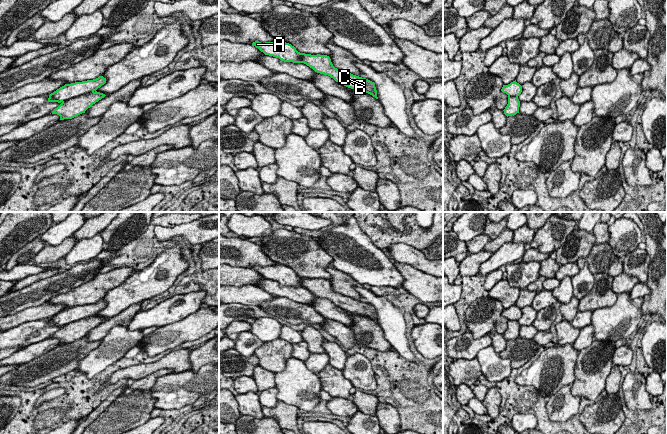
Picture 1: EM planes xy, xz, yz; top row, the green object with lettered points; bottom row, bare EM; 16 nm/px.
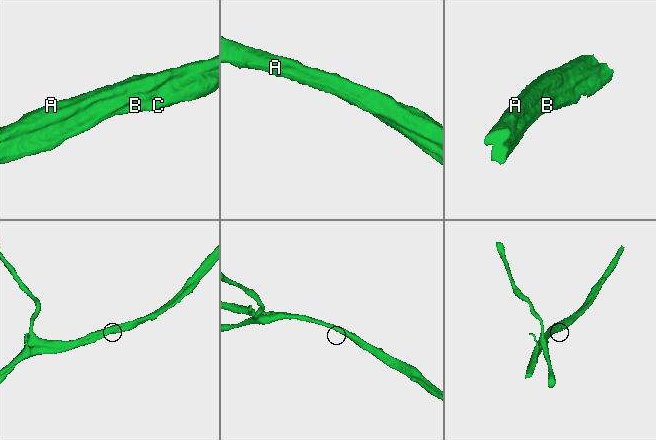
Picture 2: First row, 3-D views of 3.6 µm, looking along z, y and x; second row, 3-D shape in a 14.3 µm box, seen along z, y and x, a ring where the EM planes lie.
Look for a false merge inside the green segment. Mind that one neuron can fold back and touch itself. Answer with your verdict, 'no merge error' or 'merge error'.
merge error

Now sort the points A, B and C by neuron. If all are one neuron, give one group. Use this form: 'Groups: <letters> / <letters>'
Groups: A / B C

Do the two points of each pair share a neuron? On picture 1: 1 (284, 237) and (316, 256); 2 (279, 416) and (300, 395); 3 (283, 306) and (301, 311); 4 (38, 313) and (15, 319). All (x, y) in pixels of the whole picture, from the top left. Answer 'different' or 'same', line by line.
1: same
2: different
3: same
4: same

